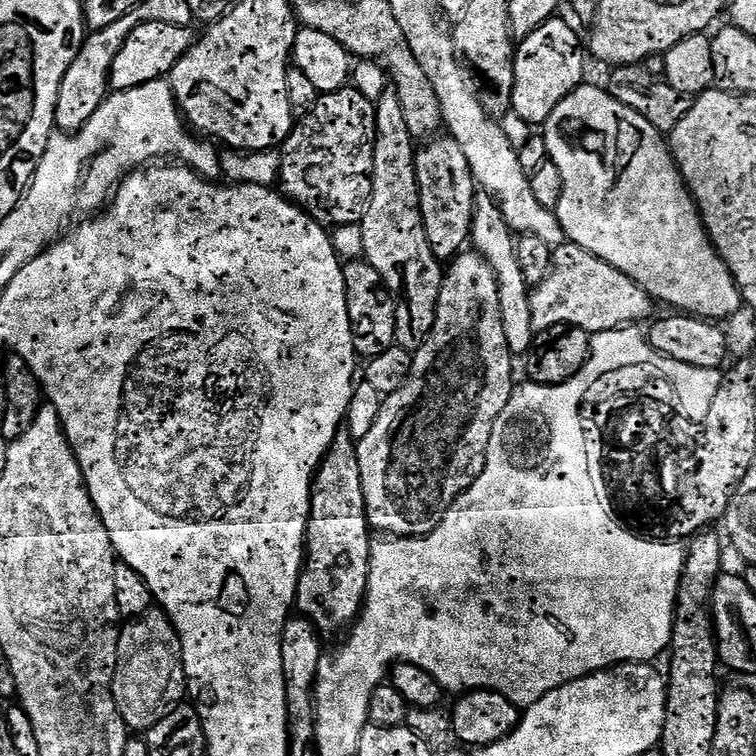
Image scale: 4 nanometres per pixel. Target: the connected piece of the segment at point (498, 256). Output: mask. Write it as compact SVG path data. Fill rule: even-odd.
M480 194L476 197L476 209L472 219L472 239L471 247L479 252L481 256L491 265L498 282L498 298L500 299L500 309L502 310L502 330L506 330L506 342L508 349L514 354L526 354L532 349L532 342L536 338L536 331L532 329L532 319L530 318L530 286L525 282L522 274L522 266L518 266L518 254L516 253L516 240L506 218L502 216L502 210L496 201L487 194Z

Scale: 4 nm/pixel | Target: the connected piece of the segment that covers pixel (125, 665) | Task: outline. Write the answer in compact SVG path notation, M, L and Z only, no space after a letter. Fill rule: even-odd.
M154 606L144 616L136 620L127 621L121 627L120 641L118 642L118 658L116 659L116 669L112 679L112 693L116 709L122 714L122 718L128 723L129 729L138 731L137 733L147 733L166 714L180 707L186 696L188 680L184 677L184 663L180 657L180 635L172 619L164 613L164 609Z

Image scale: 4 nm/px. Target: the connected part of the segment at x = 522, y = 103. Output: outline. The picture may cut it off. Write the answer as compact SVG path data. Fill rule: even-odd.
M561 18L548 20L534 34L519 41L514 58L514 98L511 115L517 116L524 124L543 126L550 114L554 114L554 106L562 102L575 88L585 83L584 56L586 48L582 36L575 32Z

